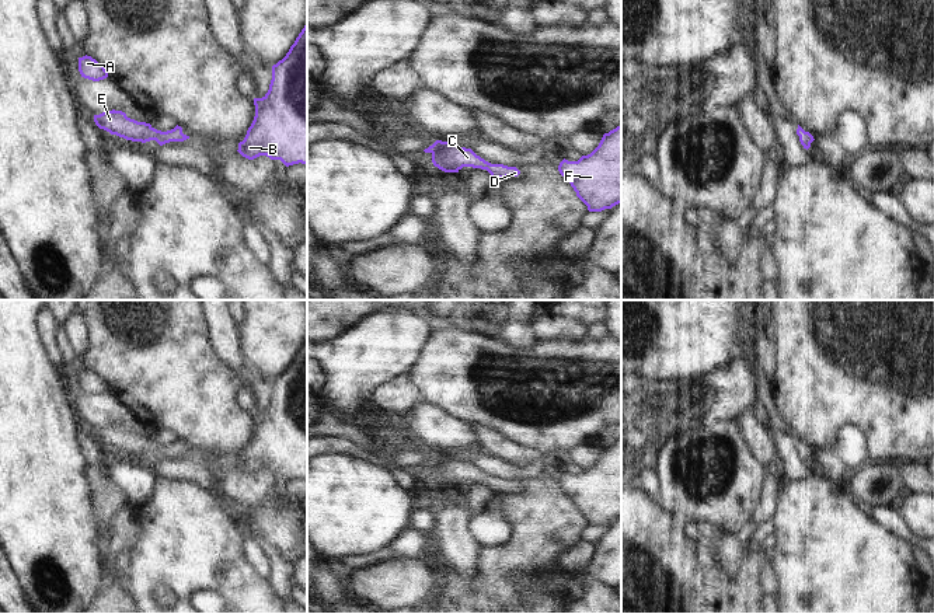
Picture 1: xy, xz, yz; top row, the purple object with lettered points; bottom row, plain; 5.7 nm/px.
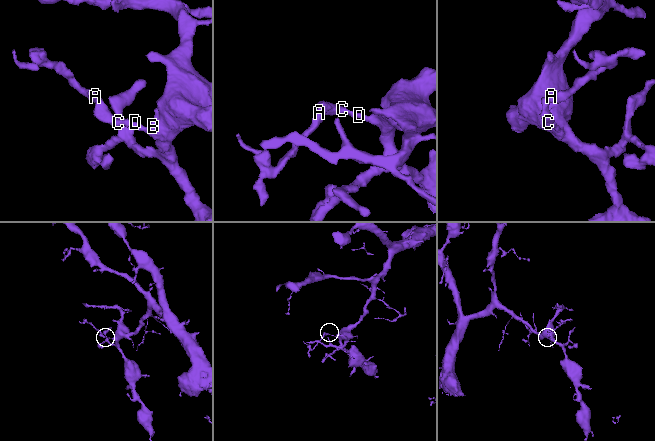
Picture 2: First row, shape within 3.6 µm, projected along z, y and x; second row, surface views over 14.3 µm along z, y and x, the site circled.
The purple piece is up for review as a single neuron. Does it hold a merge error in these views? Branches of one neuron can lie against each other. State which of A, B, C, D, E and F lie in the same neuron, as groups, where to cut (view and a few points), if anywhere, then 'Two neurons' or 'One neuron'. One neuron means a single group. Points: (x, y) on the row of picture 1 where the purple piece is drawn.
Groups: A B C D E F. No split. One neuron

